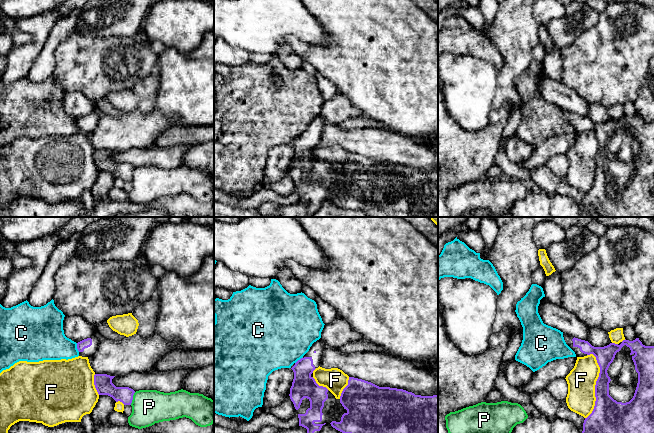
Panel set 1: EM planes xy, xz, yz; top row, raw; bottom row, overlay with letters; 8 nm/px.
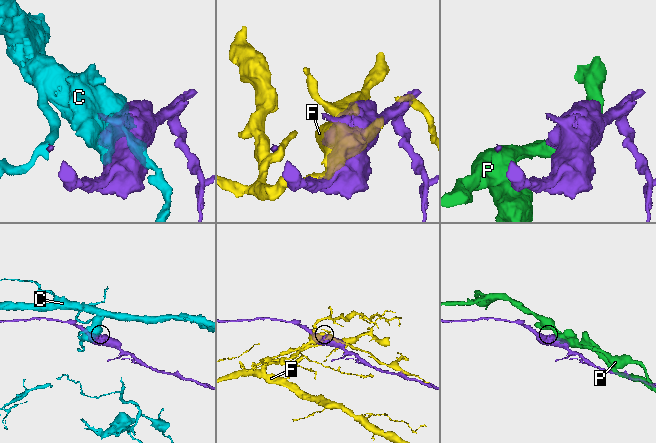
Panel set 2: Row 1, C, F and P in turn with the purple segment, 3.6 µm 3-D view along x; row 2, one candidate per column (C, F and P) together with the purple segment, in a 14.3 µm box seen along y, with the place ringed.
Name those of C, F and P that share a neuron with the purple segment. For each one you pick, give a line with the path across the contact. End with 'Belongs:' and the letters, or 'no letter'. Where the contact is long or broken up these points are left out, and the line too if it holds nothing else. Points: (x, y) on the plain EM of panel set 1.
Belongs: no letter

